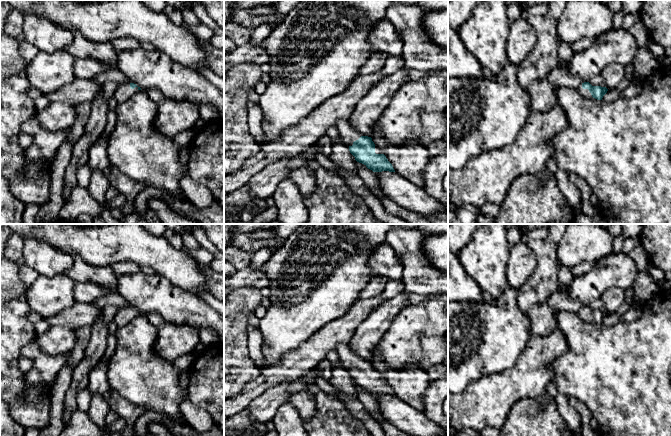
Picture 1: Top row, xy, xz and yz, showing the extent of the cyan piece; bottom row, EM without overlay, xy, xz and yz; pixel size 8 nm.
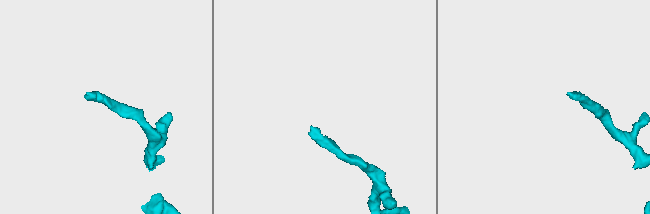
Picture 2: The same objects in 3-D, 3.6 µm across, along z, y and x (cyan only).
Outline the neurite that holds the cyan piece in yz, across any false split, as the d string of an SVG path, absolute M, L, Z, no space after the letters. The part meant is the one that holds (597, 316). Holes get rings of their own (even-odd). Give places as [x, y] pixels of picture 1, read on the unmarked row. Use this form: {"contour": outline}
{"contour": "M584 306L578 311L579 317L587 323L602 324L608 313L601 310L592 310L589 306Z"}

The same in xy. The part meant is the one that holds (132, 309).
{"contour": "M134 307L121 308L115 315L114 320L119 327L125 326L139 314L141 312Z"}

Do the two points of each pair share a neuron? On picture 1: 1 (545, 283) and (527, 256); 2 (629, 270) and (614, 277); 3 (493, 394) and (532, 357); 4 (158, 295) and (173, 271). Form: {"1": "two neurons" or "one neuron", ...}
{"1": "two neurons", "2": "one neuron", "3": "one neuron", "4": "two neurons"}

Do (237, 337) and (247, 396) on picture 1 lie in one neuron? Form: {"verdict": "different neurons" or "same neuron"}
{"verdict": "different neurons"}

